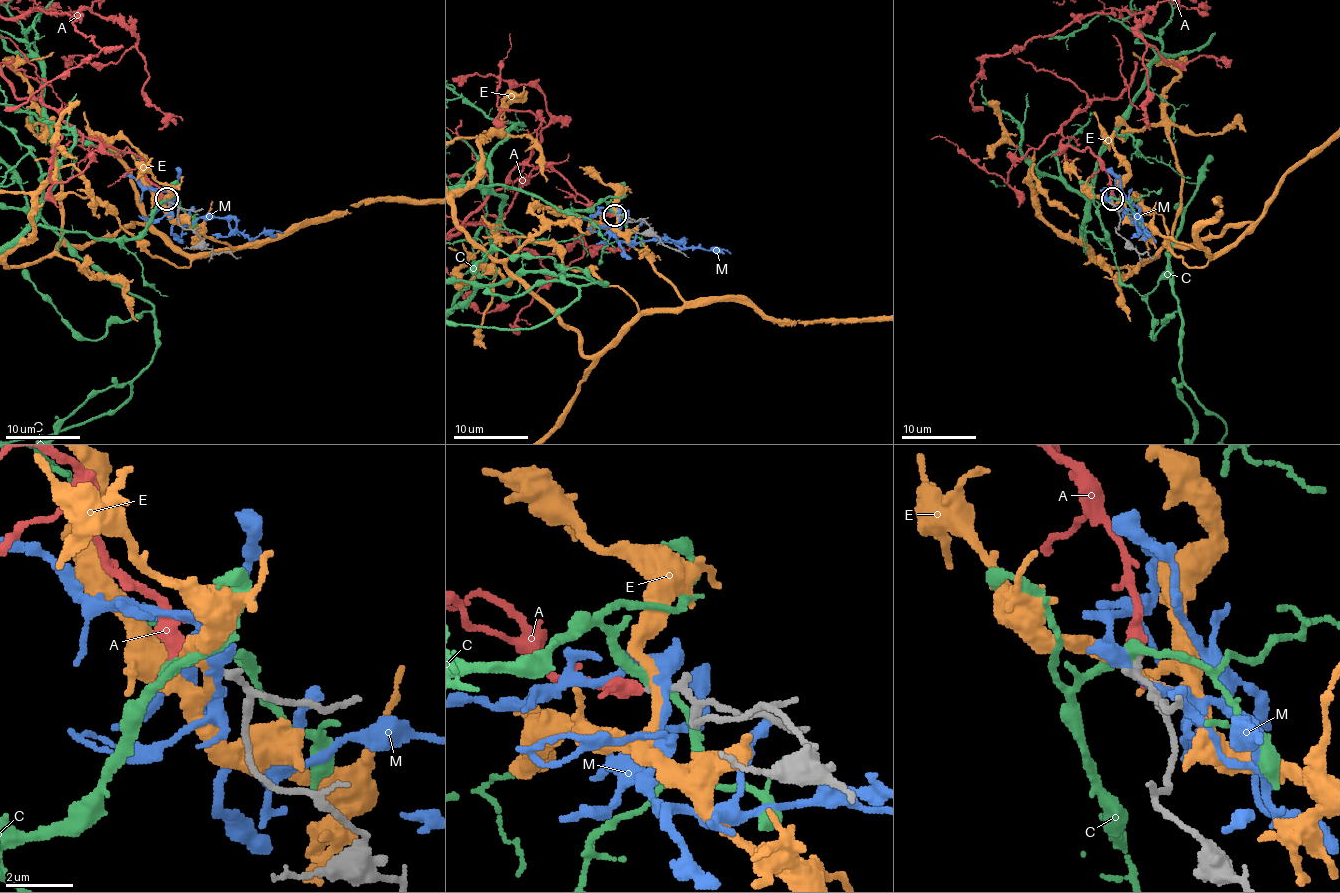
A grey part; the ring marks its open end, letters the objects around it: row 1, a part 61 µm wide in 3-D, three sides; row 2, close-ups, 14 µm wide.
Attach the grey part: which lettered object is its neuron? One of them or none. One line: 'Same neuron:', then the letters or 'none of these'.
Same neuron: A

